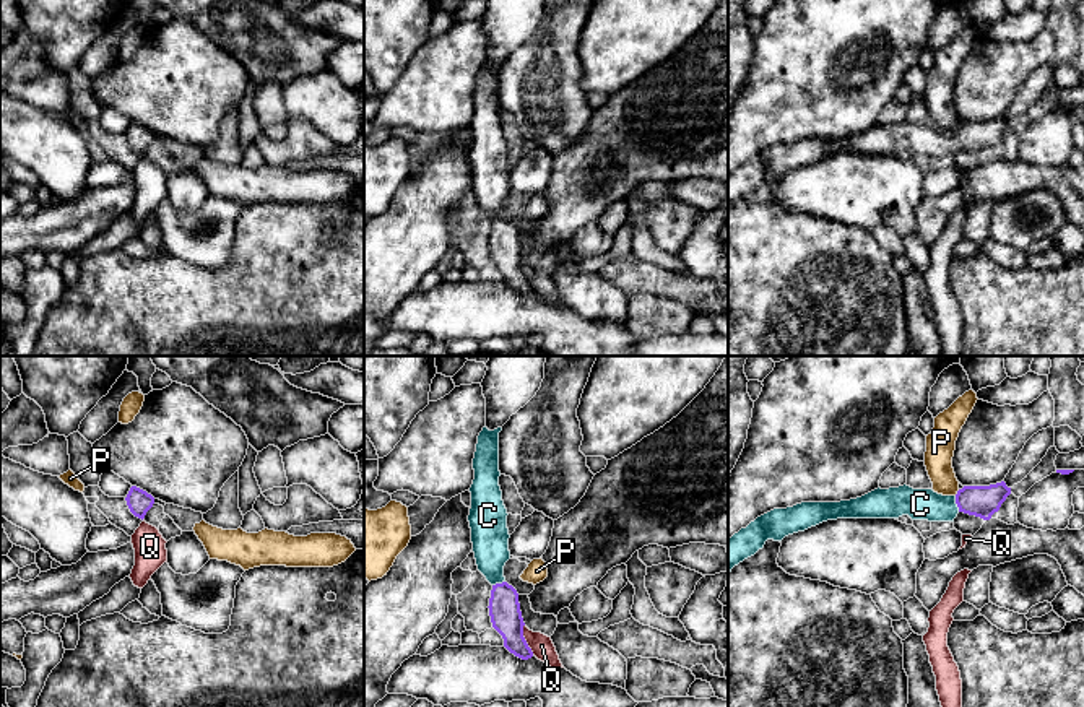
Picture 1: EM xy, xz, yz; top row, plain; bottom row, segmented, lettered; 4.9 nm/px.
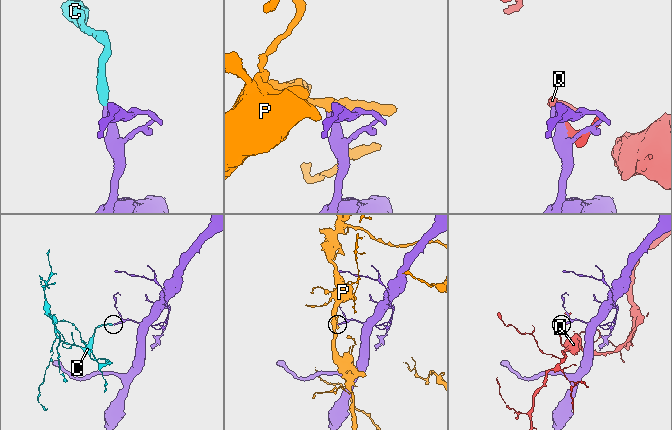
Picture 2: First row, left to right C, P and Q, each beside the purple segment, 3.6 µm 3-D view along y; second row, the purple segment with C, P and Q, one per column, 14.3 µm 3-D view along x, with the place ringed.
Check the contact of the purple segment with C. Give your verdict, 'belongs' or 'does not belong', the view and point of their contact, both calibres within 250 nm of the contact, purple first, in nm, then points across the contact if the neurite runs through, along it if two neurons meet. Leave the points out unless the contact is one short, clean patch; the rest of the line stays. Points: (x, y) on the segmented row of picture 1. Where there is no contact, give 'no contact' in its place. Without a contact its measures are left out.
belongs | yz (956, 503) | 160/160 nm | across yz (982, 501), (956, 503), (920, 504)

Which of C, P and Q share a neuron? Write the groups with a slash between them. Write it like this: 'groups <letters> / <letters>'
groups C / P / Q

